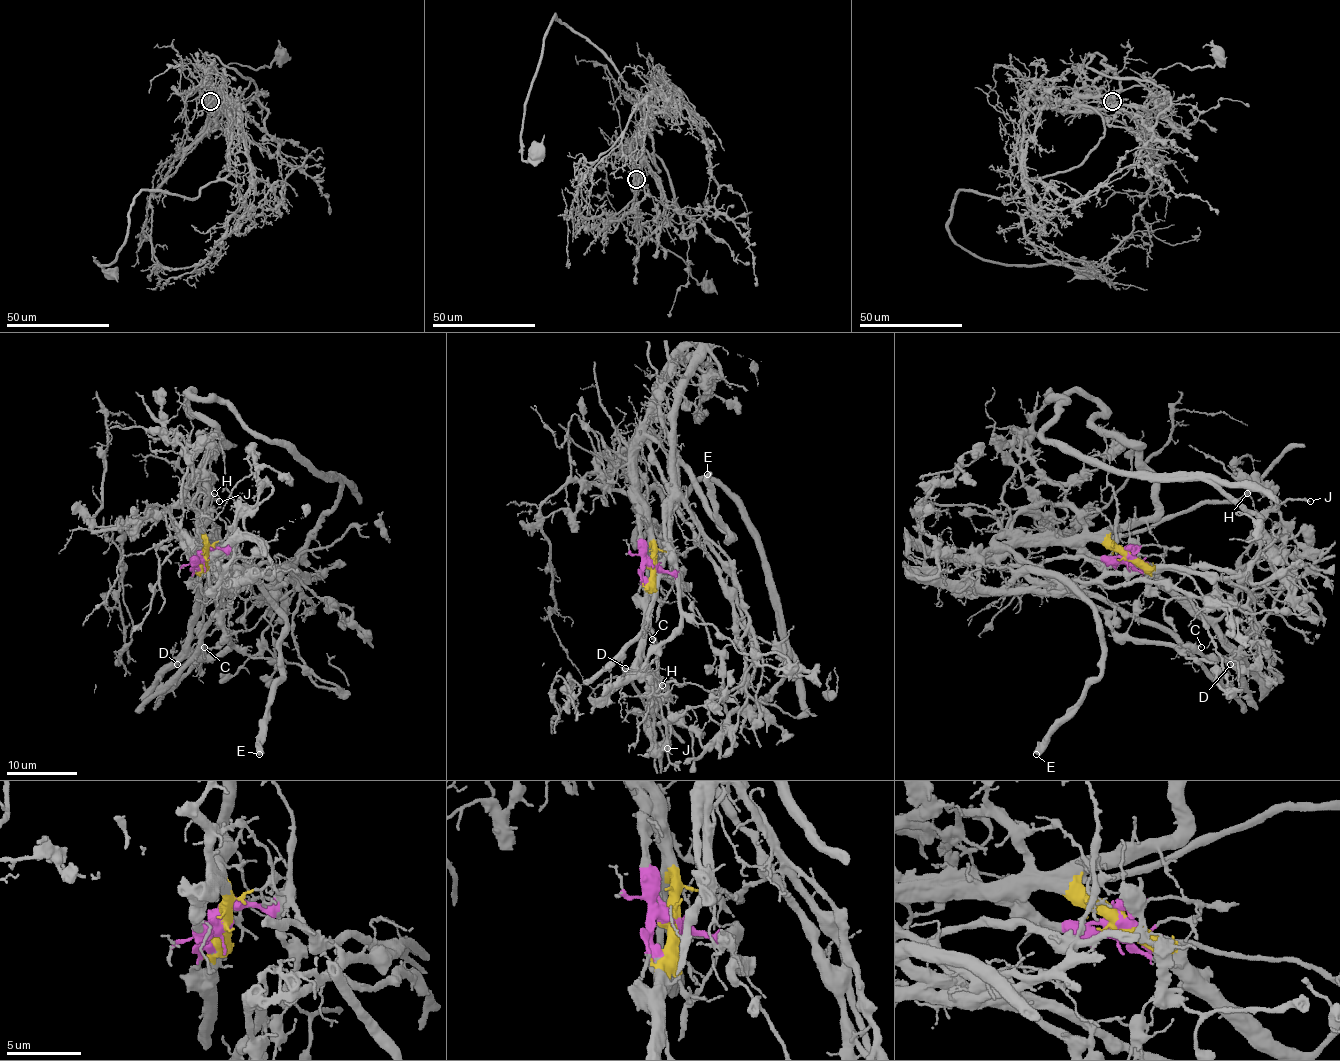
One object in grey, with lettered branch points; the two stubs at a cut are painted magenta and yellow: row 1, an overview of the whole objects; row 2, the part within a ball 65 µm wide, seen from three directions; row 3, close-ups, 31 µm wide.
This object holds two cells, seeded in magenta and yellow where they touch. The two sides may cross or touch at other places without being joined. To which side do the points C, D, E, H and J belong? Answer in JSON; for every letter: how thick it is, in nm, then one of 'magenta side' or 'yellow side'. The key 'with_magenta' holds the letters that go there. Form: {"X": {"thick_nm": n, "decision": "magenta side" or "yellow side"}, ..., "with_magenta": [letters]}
{"C": {"thick_nm": 80, "decision": "magenta side"}, "D": {"thick_nm": 90, "decision": "yellow side"}, "E": {"thick_nm": 600, "decision": "magenta side"}, "H": {"thick_nm": 110, "decision": "yellow side"}, "J": {"thick_nm": 280, "decision": "yellow side"}, "with_magenta": ["C", "E"]}

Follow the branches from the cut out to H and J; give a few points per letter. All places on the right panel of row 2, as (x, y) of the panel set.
H: (1128, 556), (1147, 563), (1202, 613), (1218, 618), (1232, 602), (1232, 593), (1259, 549), (1259, 513), (1246, 494)
J: (1128, 556), (1147, 563), (1202, 613), (1218, 618), (1257, 552), (1257, 524), (1289, 499), (1310, 501)

